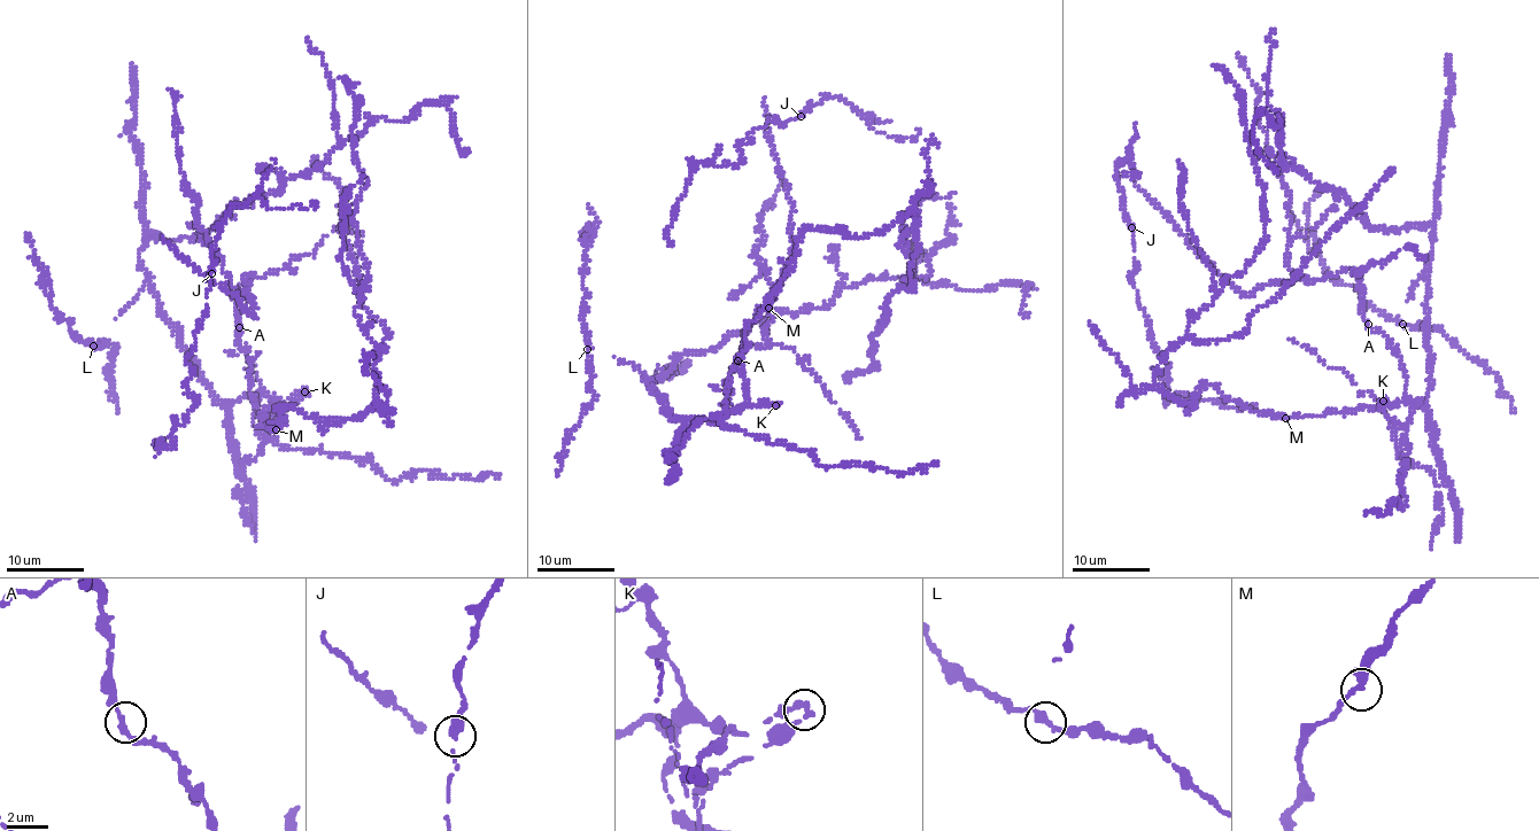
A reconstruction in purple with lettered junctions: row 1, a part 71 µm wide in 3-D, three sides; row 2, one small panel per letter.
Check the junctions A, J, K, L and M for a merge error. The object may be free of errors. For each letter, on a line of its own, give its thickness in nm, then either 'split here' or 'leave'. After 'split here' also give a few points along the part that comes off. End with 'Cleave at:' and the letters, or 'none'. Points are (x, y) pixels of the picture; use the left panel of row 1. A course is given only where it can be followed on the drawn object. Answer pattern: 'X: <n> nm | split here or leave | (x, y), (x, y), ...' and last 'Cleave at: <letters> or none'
A: 280 nm | leave
J: 320 nm | leave
K: 280 nm | split here | (306, 393), (265, 426), (261, 422), (249, 387), (252, 378), (247, 377), (250, 359), (258, 351)
L: 320 nm | leave
M: 320 nm | leave
Cleave at: K

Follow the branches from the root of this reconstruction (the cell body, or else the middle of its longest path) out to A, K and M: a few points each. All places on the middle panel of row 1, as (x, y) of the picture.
A: (731, 410), (727, 406), (731, 403), (728, 375), (737, 360)
K: (731, 410), (712, 421), (689, 420), (677, 439), (674, 455), (704, 418), (747, 404), (776, 405)
M: (731, 410), (735, 412), (745, 405), (741, 365), (745, 327), (768, 308)

